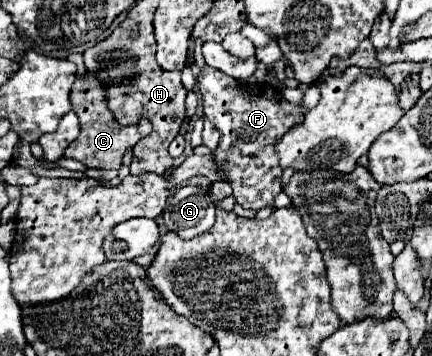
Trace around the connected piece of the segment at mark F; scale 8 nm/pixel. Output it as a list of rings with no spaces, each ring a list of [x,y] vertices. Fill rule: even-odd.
[[[209,65],[201,69],[197,83],[203,97],[205,117],[221,133],[221,141],[211,155],[217,161],[217,171],[233,187],[235,201],[243,209],[253,211],[273,207],[275,197],[281,193],[279,177],[283,173],[273,145],[285,133],[285,129],[291,129],[301,115],[309,113],[309,109],[317,105],[321,99],[321,89],[317,85],[309,87],[303,95],[303,101],[295,105],[283,99],[281,93],[267,83],[251,87],[251,83],[233,81],[233,77],[225,77],[225,73]]]

